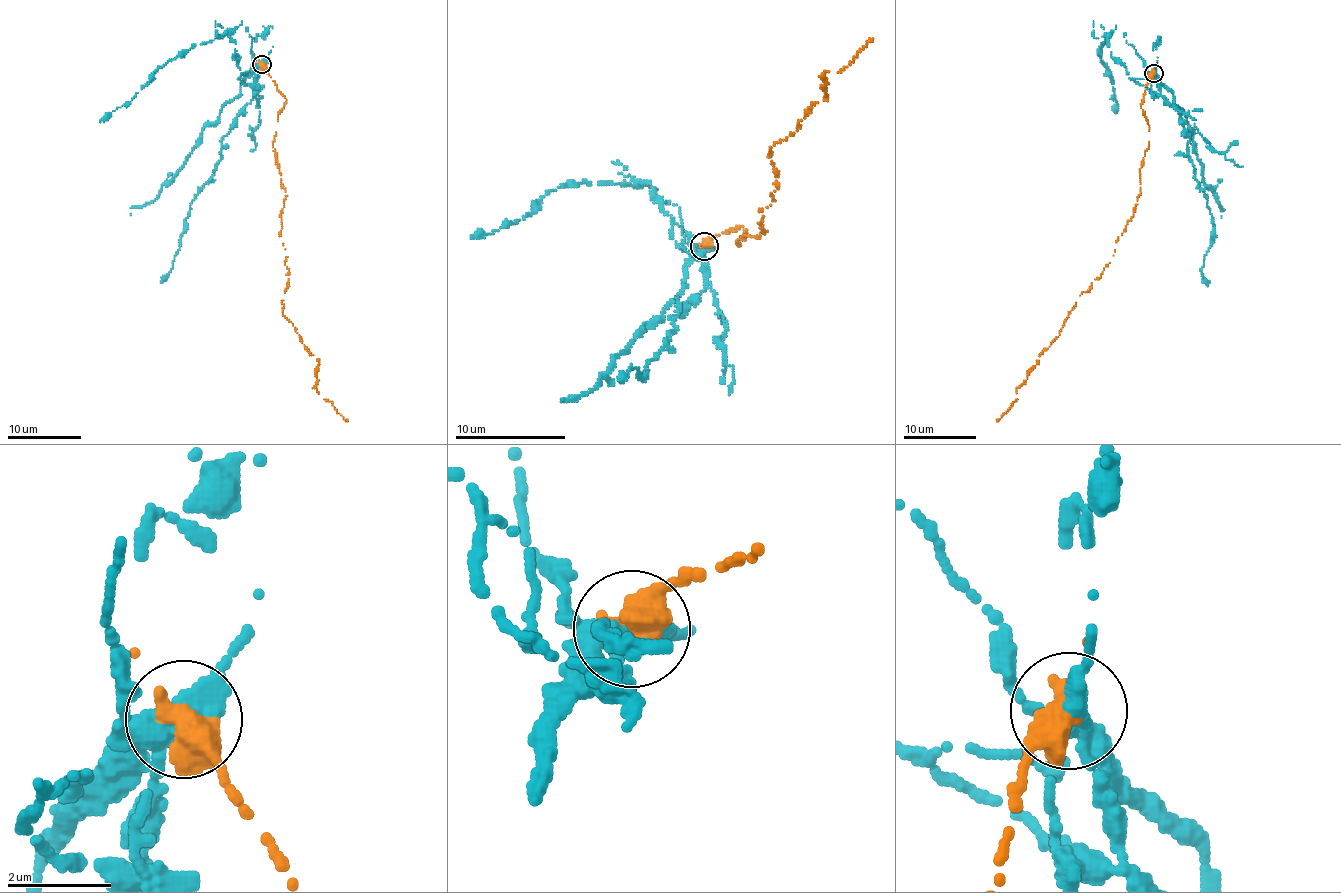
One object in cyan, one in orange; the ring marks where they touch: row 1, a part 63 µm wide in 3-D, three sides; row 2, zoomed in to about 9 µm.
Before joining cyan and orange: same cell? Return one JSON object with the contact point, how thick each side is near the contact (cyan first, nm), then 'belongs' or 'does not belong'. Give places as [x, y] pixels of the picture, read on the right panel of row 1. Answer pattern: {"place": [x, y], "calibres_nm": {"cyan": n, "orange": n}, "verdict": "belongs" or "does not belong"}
{"place": [1153, 73], "calibres_nm": {"cyan": 360, "orange": 600}, "verdict": "does not belong"}

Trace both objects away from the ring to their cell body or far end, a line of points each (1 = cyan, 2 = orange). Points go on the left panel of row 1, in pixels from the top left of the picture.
1: (262, 63), (254, 81), (244, 84), (235, 43), (218, 34), (164, 64), (130, 102), (100, 122)
2: (262, 63), (286, 99), (273, 143), (285, 195), (282, 313), (319, 362), (316, 392), (347, 421)

